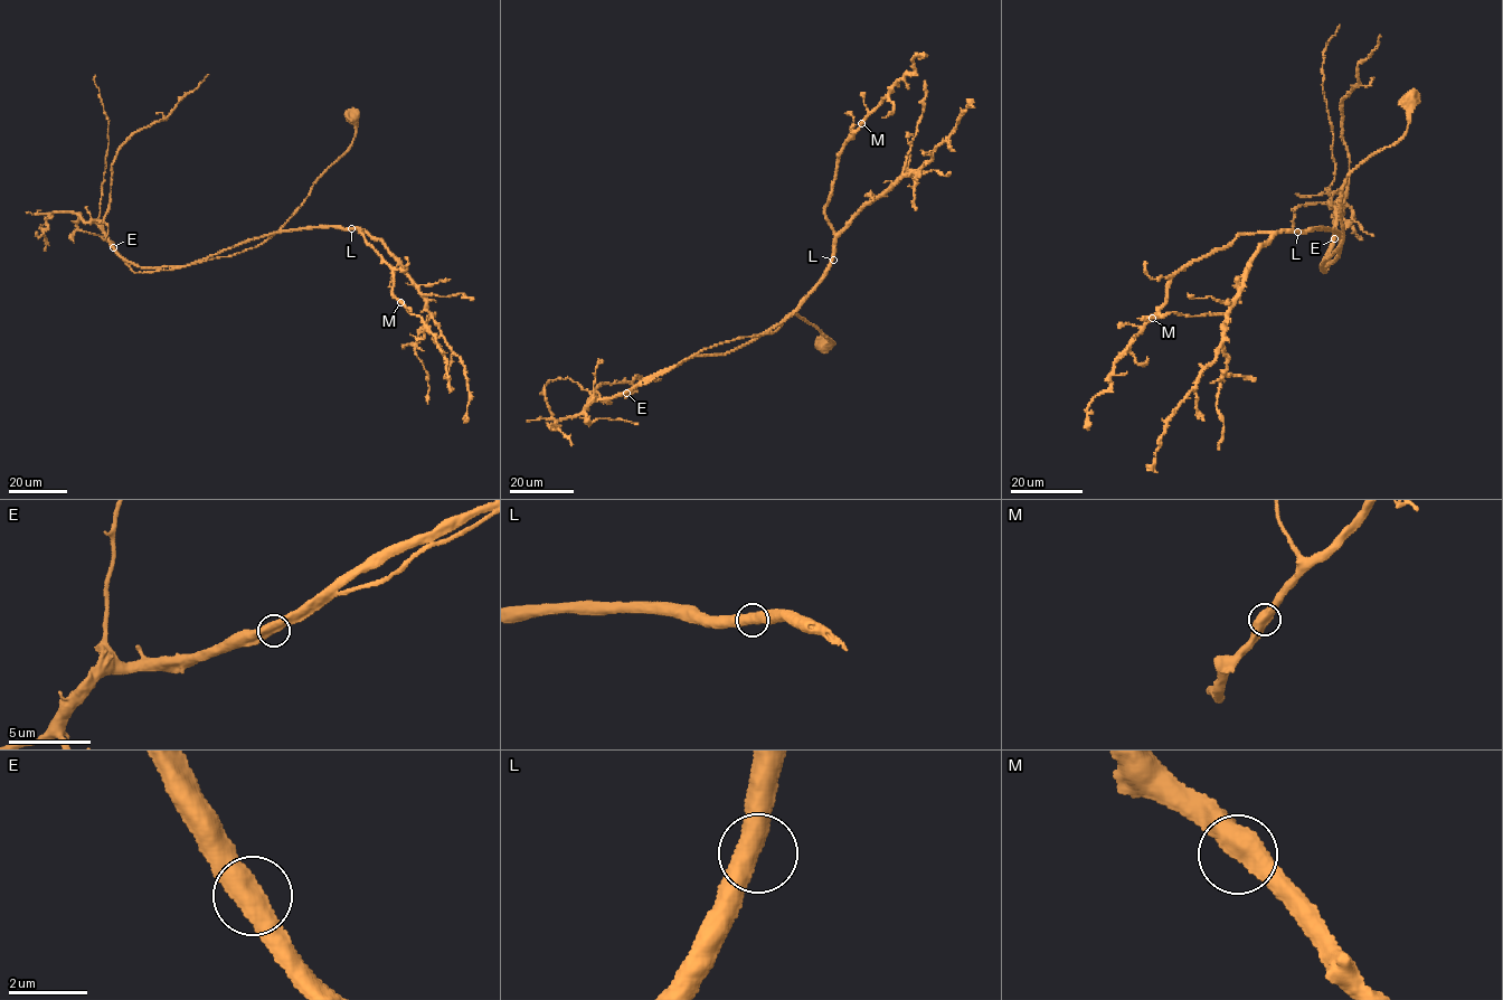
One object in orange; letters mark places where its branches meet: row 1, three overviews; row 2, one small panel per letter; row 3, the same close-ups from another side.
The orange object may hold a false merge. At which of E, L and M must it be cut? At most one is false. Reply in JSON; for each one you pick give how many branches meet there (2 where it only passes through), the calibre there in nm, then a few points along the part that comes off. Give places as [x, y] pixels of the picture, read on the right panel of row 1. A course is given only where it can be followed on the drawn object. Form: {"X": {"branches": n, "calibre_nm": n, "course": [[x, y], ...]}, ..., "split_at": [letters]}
{"split_at": []}

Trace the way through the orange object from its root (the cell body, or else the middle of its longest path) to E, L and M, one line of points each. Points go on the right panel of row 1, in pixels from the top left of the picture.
E: (1409, 97), (1406, 134), (1364, 160), (1348, 177), (1340, 205), (1343, 239), (1321, 265), (1322, 269), (1334, 239)
L: (1409, 97), (1406, 134), (1364, 160), (1344, 182), (1343, 239), (1321, 266), (1338, 257), (1340, 233), (1297, 232)
M: (1409, 97), (1406, 134), (1344, 182), (1331, 264), (1338, 232), (1238, 234), (1178, 270), (1152, 318)

